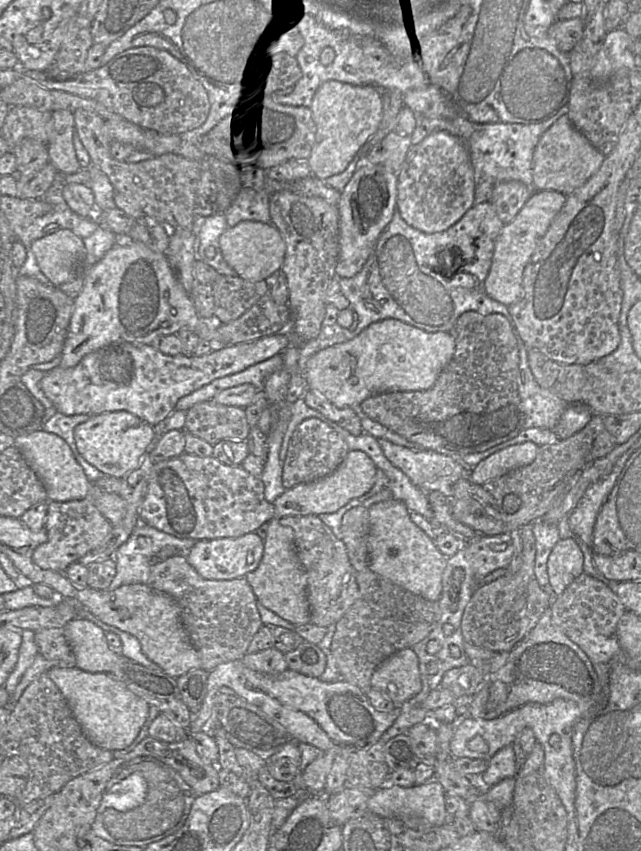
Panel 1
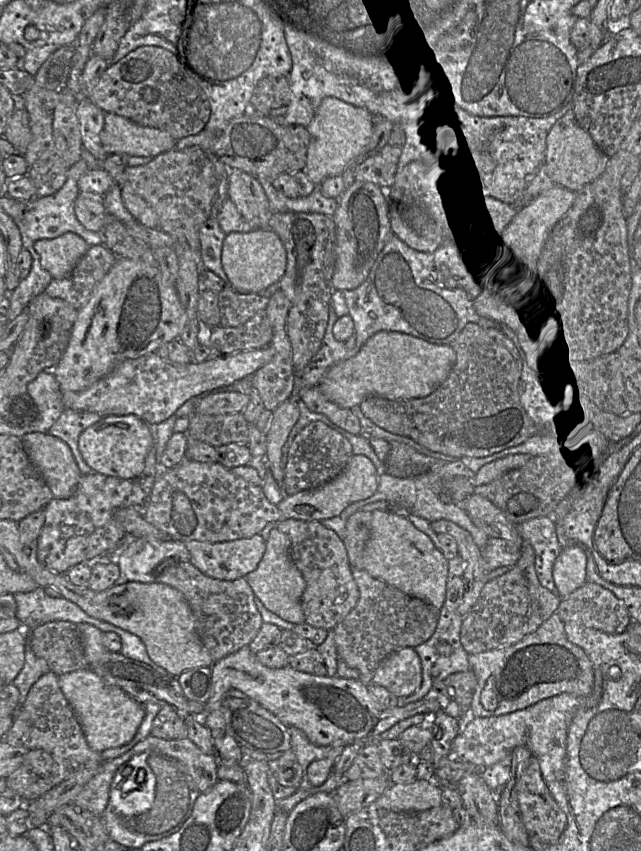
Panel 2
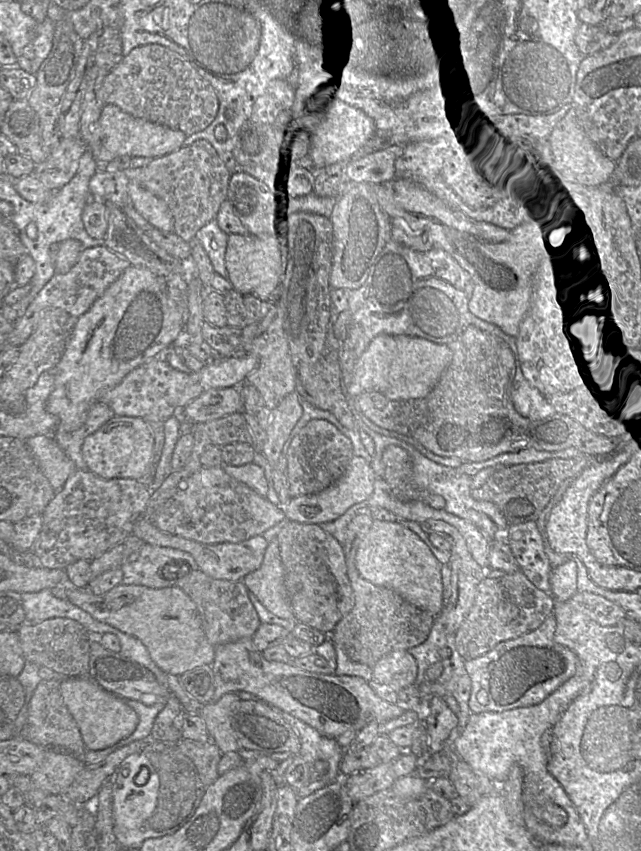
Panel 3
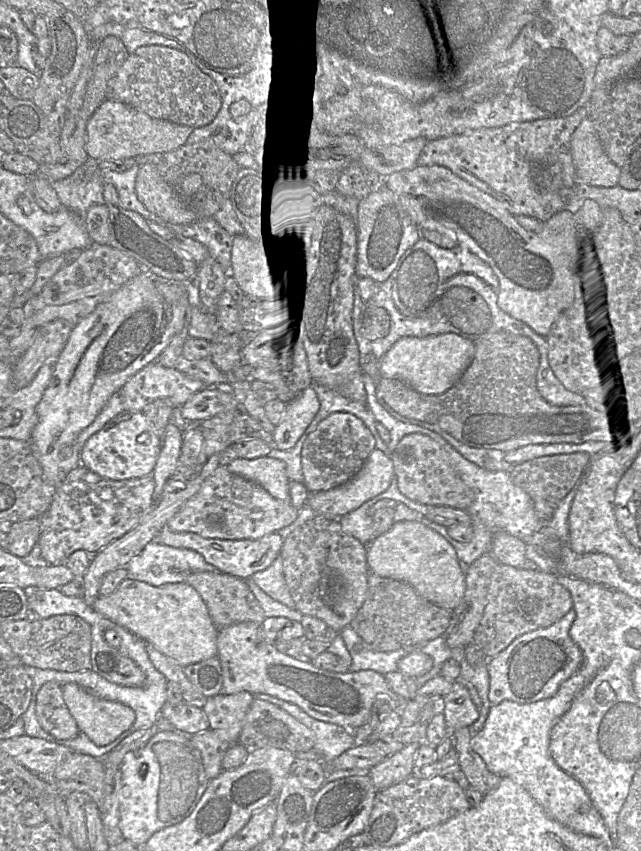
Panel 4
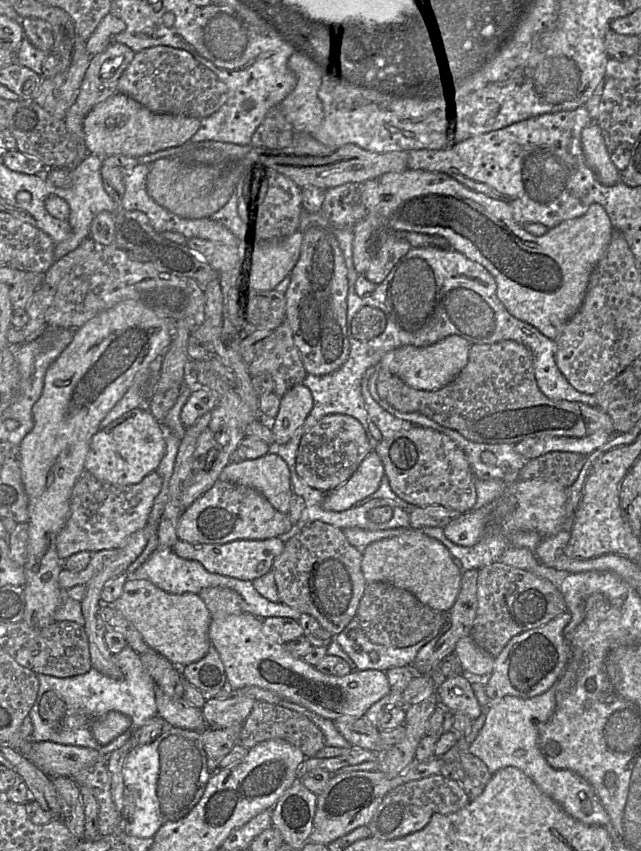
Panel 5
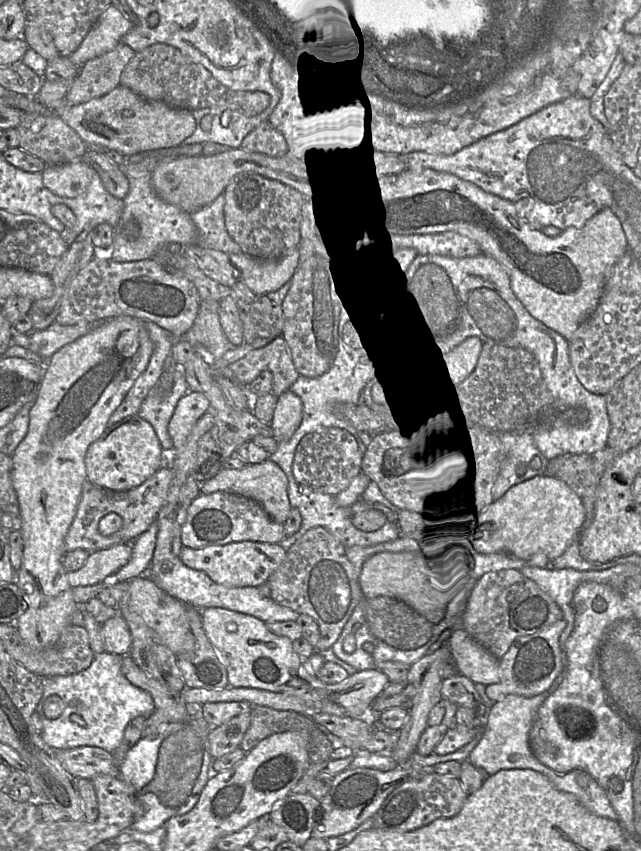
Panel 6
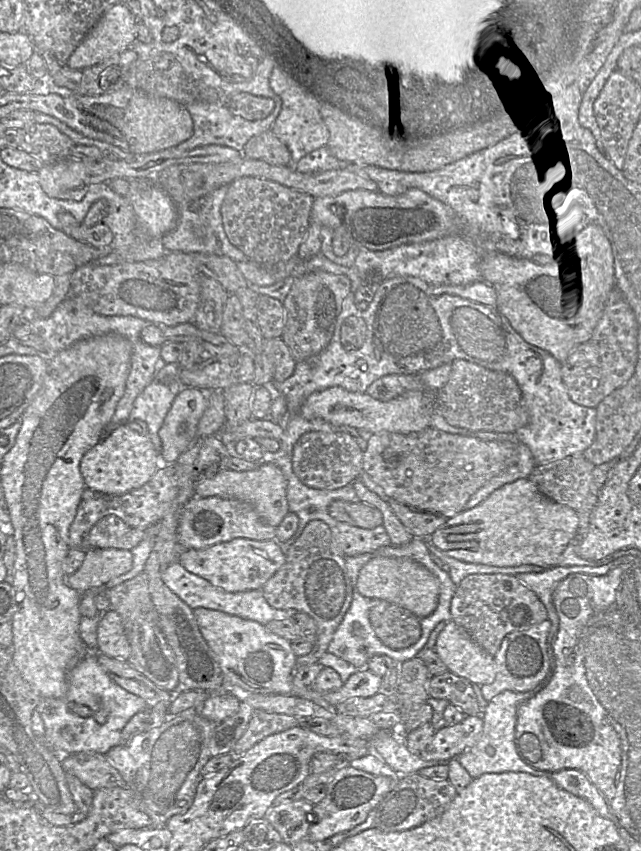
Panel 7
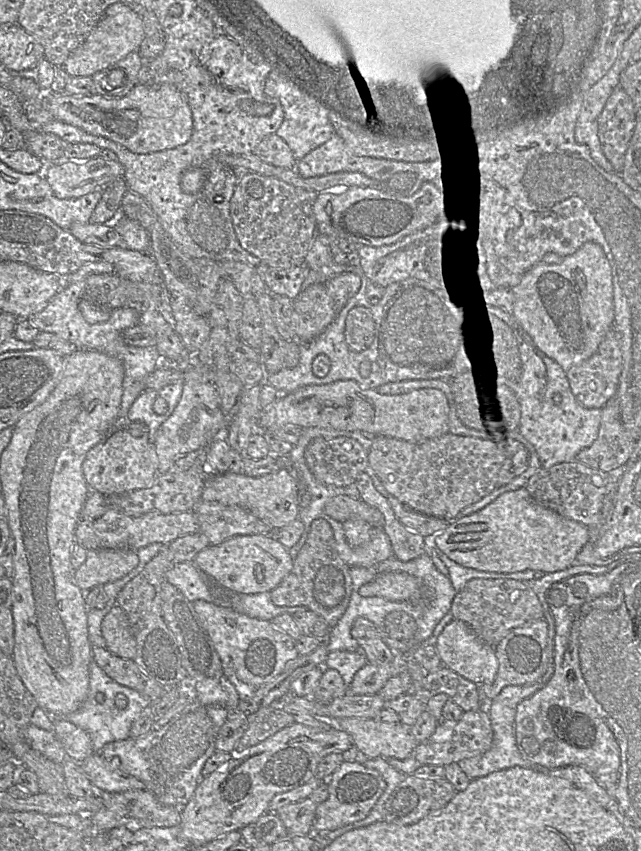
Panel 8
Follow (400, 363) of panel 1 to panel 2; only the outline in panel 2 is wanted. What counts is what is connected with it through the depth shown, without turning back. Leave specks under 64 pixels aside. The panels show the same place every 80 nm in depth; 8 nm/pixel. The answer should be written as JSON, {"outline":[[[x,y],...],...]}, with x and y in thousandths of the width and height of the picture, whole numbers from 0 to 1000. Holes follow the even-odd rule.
{"outline":[[[613,385],[585,389],[557,412],[518,429],[496,456],[510,469],[535,479],[559,477],[574,465],[637,469],[663,467],[699,442],[711,423],[700,404],[669,401]]]}

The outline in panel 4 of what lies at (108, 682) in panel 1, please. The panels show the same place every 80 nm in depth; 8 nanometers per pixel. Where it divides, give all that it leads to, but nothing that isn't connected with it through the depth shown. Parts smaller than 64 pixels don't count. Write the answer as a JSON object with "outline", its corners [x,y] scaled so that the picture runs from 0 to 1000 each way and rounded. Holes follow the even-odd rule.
{"outline":[[[119,803],[100,804],[95,810],[98,823],[123,858],[151,877],[172,874],[211,848],[211,837],[190,826],[151,820]]]}

